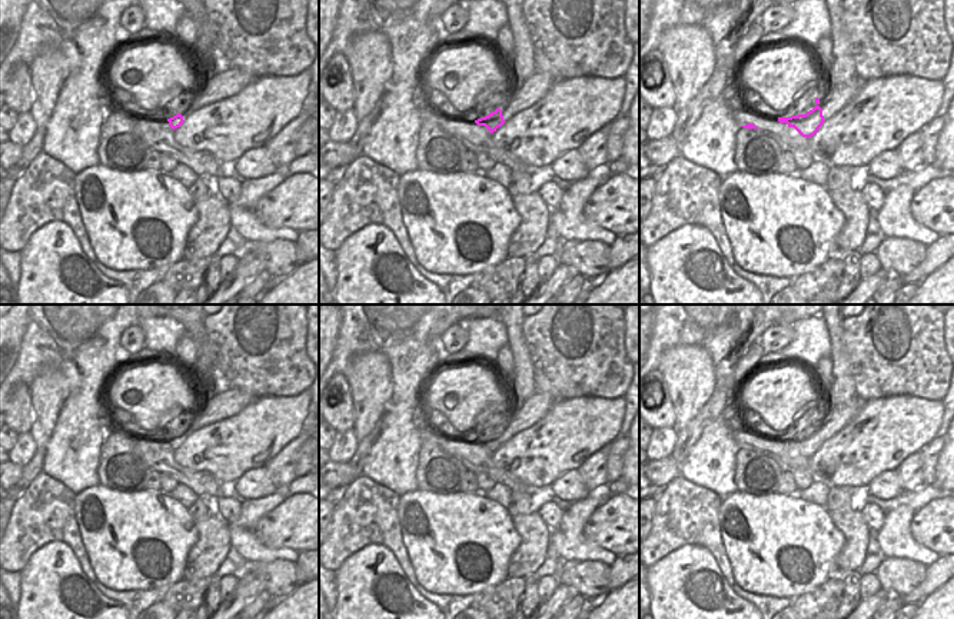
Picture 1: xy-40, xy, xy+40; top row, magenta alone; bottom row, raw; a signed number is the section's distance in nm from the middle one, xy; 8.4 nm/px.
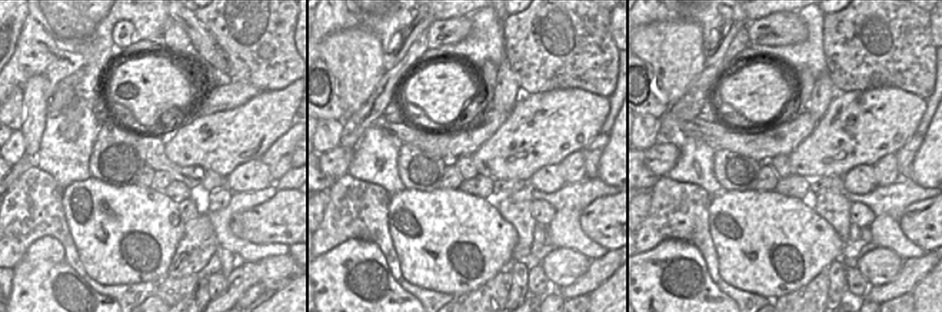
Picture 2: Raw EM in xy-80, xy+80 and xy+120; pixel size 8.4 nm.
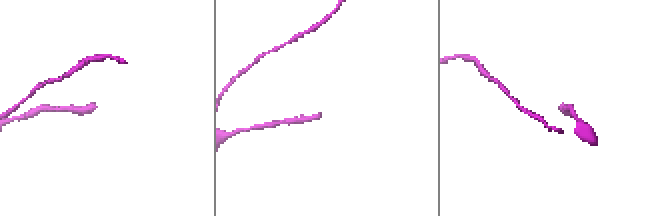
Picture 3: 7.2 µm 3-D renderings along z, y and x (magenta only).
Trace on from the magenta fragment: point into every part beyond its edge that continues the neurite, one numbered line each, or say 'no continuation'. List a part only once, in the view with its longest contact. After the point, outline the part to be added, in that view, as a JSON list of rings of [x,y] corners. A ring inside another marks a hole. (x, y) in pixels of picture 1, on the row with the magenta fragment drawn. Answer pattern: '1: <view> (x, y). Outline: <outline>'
1: xy+40 (840, 96). Outline: [[[855,76],[854,79],[845,81],[842,86],[834,87],[830,96],[820,94],[820,103],[815,106],[822,109],[824,120],[831,119],[841,109],[850,104],[864,84],[865,81]]]

